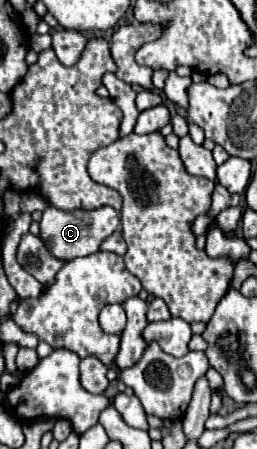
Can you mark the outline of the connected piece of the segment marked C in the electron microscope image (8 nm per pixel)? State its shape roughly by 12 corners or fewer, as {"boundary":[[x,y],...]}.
{"boundary":[[47,202],[39,237],[69,262],[99,252],[119,212],[65,212]]}

